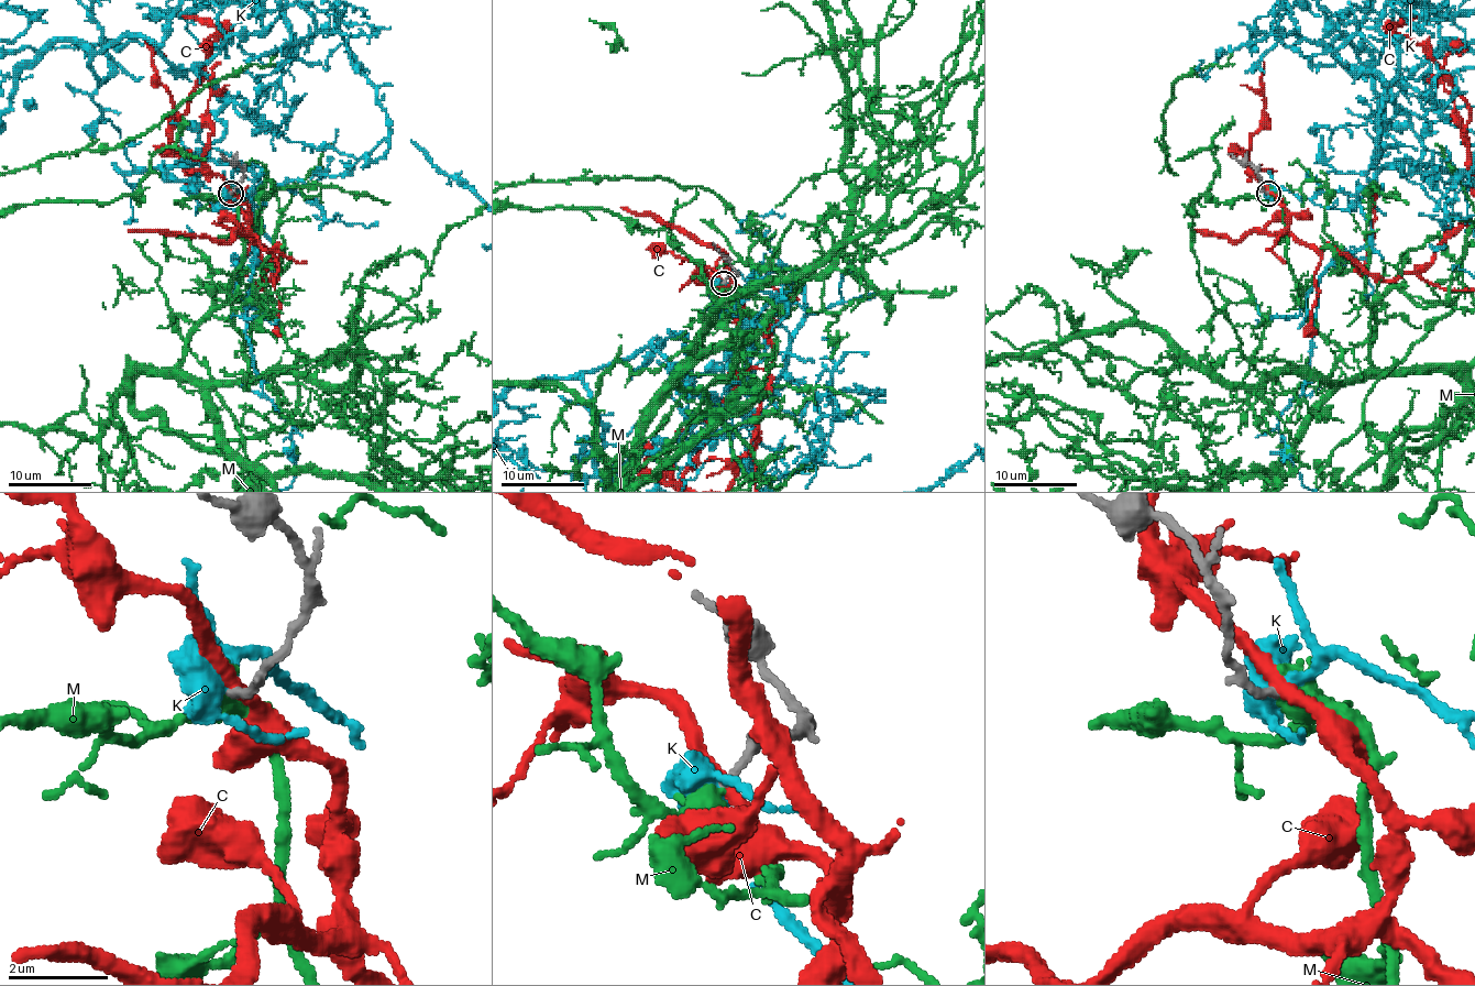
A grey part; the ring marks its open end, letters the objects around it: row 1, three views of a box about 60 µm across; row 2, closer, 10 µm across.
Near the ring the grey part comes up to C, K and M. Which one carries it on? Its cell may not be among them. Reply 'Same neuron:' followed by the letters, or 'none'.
Same neuron: M

